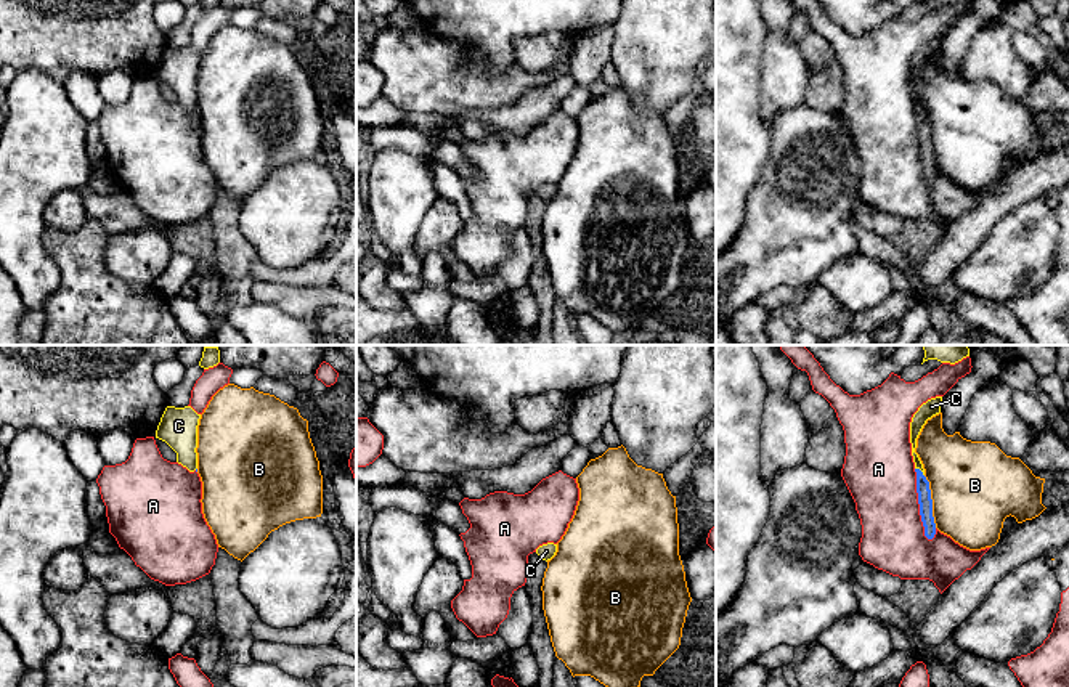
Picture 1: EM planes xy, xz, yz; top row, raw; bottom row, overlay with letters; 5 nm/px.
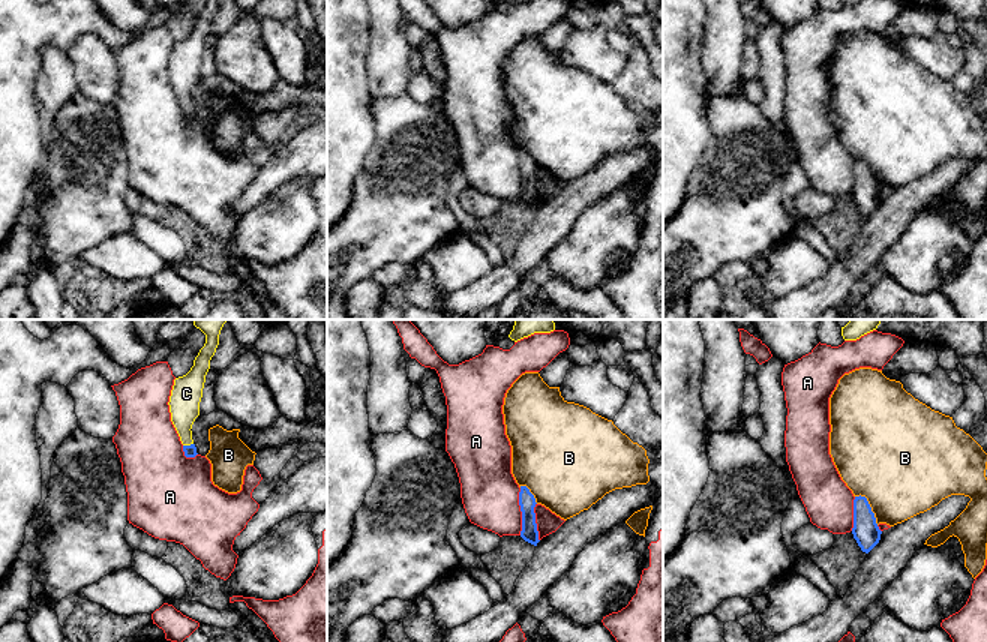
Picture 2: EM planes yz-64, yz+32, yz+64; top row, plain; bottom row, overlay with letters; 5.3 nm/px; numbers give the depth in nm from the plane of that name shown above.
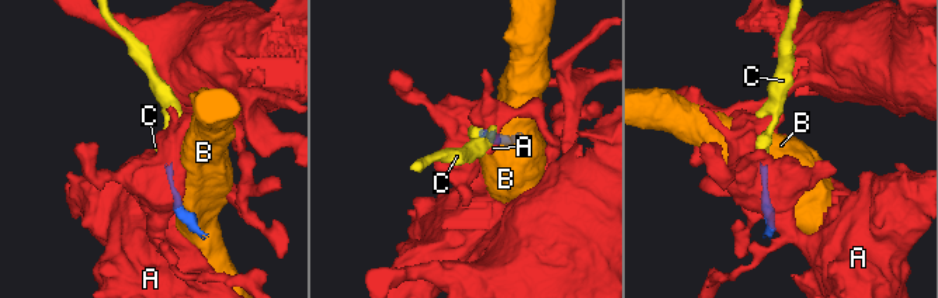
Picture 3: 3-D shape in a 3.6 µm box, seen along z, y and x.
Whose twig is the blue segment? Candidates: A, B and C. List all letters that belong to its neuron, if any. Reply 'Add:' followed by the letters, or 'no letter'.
Add: C

